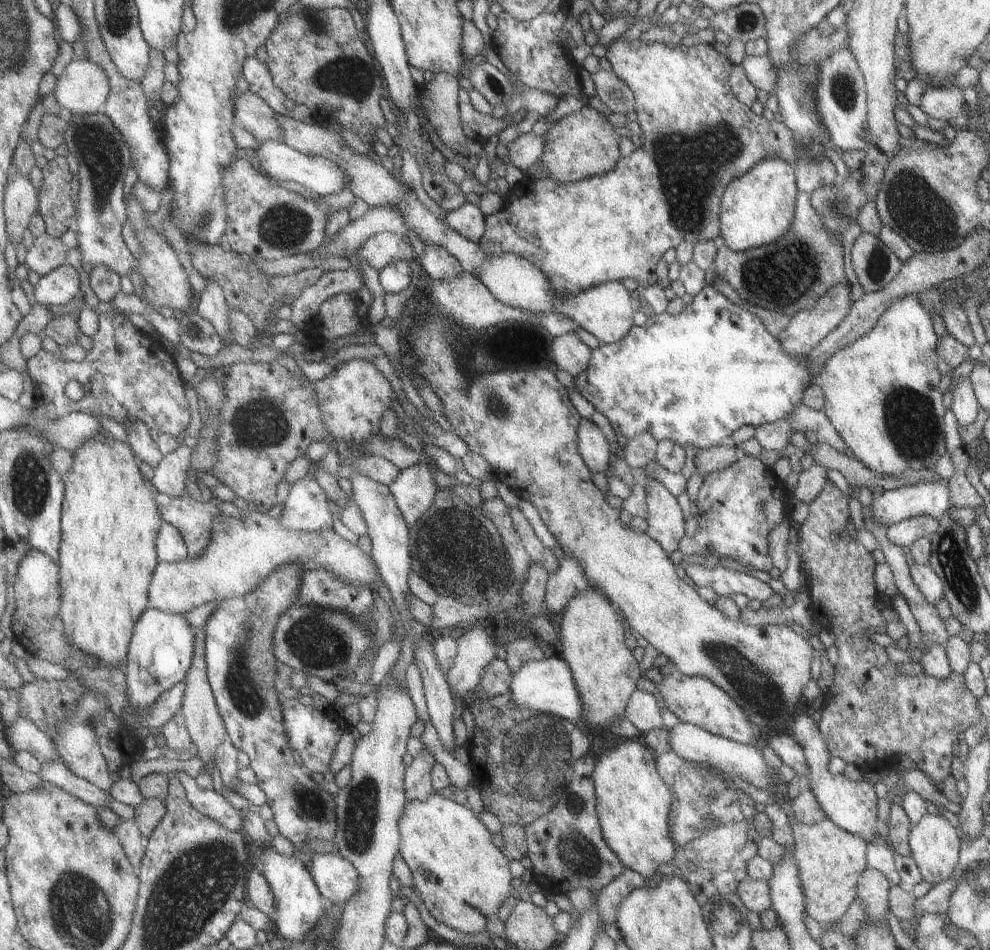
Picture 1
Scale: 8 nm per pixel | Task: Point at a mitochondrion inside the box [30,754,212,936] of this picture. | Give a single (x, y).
(92, 847)

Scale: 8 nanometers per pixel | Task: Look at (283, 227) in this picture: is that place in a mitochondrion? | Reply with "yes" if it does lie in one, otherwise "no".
yes

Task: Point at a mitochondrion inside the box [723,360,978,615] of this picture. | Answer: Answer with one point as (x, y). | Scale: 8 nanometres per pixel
(915, 434)

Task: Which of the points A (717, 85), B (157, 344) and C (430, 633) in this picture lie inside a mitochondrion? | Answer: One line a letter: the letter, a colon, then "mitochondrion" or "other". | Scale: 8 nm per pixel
A: other
B: other
C: other

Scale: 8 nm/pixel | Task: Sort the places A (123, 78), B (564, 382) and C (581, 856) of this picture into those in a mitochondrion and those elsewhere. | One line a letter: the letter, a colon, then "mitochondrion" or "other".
A: other
B: other
C: mitochondrion

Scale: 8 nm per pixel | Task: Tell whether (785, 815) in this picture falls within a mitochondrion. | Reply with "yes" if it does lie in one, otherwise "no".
no

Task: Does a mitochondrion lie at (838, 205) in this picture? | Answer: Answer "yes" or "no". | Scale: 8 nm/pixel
yes

